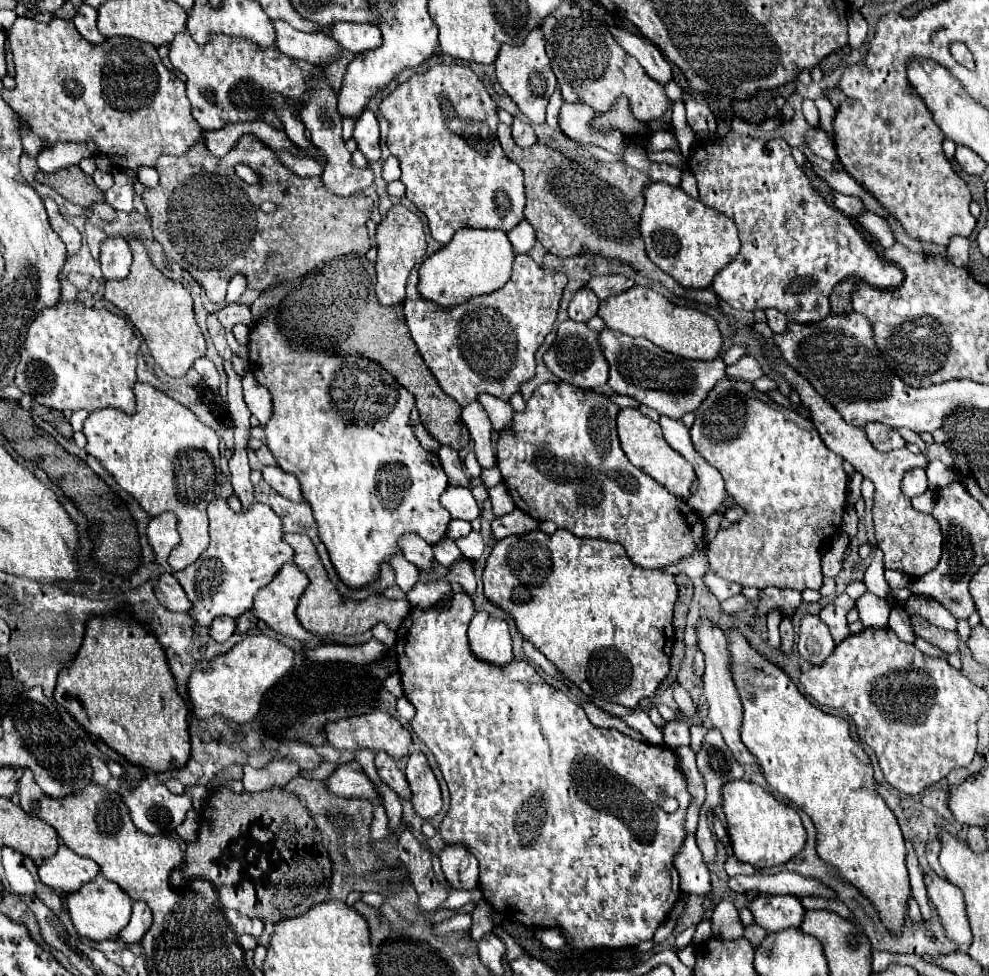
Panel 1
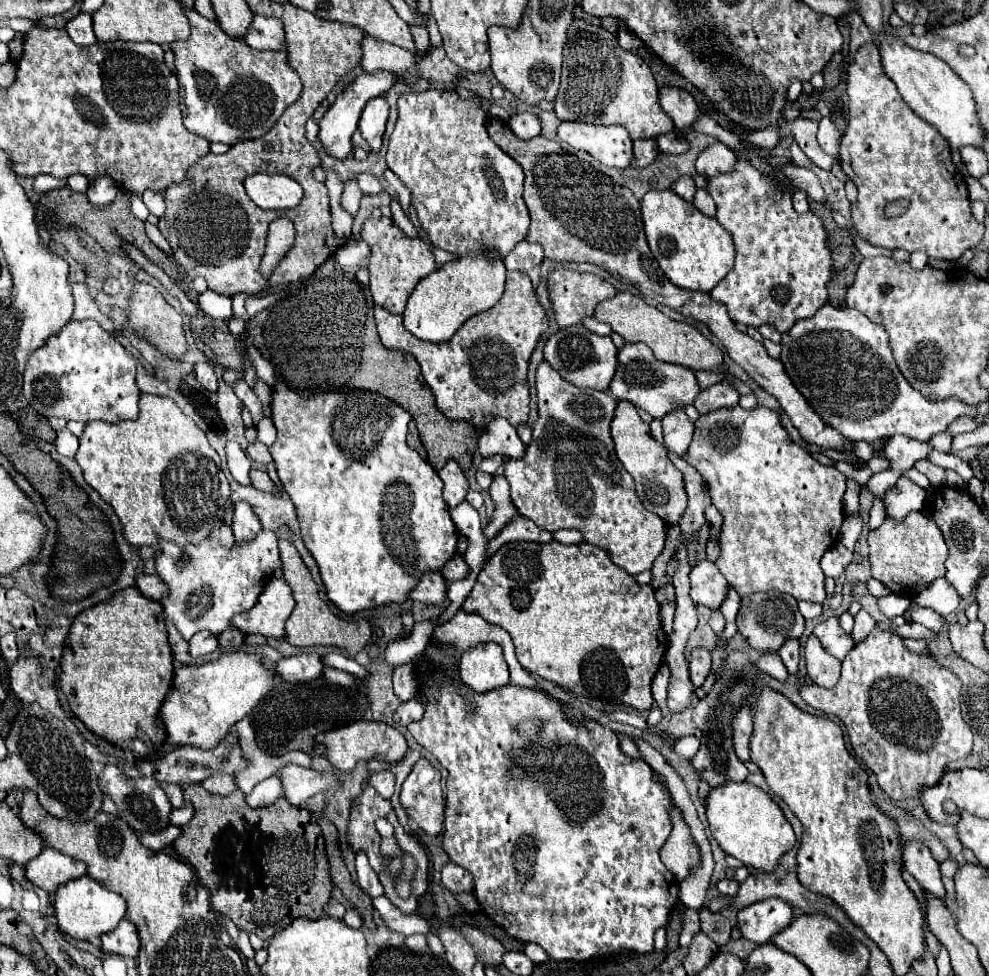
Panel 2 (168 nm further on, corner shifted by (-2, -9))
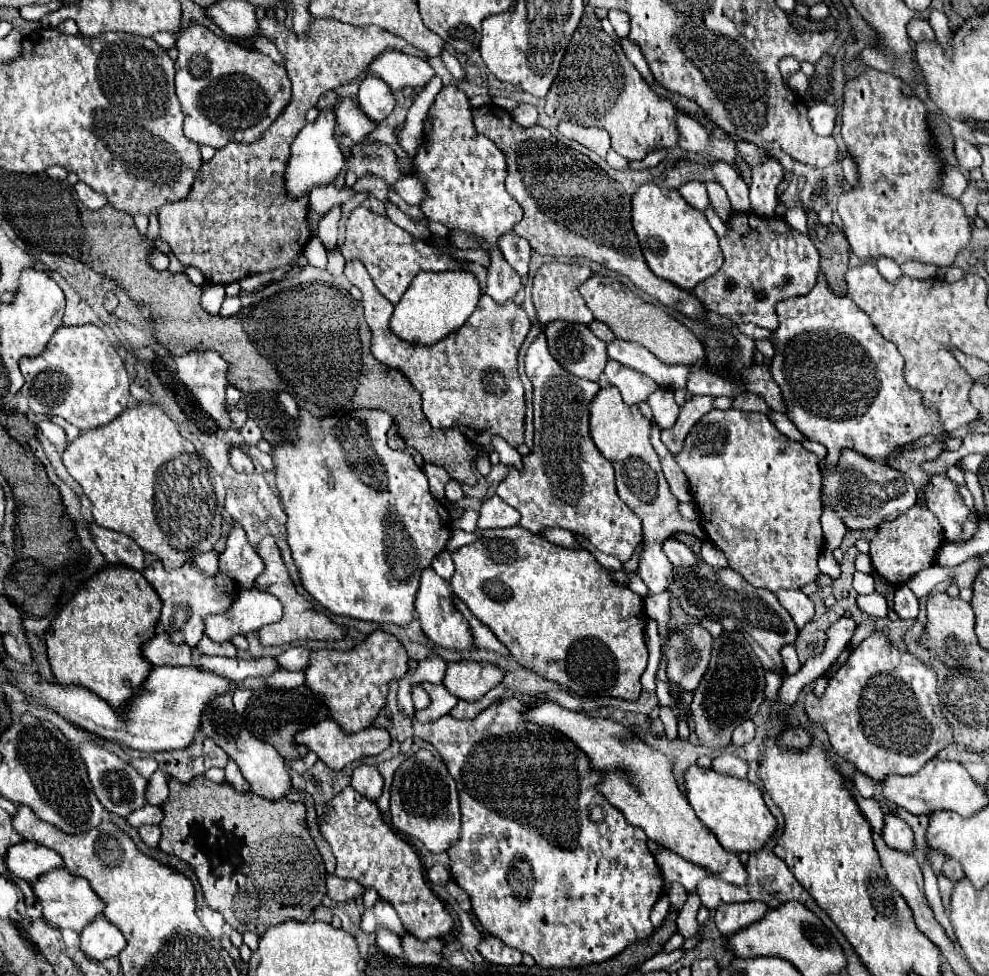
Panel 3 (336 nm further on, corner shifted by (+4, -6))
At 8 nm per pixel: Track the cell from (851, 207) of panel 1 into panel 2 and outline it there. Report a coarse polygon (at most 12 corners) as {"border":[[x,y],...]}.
{"border":[[781,165],[793,177],[795,187],[805,189],[811,199],[839,211],[825,199],[825,191],[813,171]]}

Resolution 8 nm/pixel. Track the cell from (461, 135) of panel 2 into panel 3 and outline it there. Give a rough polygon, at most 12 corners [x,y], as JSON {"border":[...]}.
{"border":[[441,88],[415,156],[421,212],[489,250],[487,294],[521,290],[499,236],[523,218],[469,98]]}

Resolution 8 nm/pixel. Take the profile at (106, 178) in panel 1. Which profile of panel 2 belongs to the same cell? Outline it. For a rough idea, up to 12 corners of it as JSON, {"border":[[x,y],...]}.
{"border":[[111,177],[89,183],[87,197],[93,205],[107,205],[119,193]]}

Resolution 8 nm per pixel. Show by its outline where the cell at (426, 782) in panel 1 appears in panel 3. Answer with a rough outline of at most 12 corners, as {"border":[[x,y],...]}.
{"border":[[431,750],[391,784],[391,826],[431,854],[461,836],[455,780]]}

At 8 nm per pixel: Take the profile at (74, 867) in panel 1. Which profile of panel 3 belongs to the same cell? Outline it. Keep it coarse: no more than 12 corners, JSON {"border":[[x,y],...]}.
{"border":[[19,842],[5,856],[7,870],[33,884],[63,866],[57,852]]}

